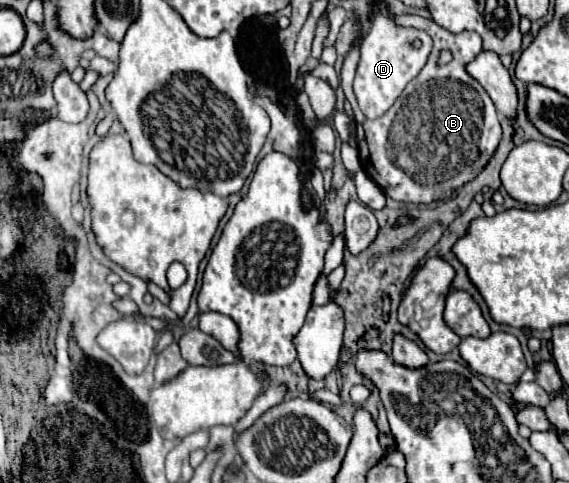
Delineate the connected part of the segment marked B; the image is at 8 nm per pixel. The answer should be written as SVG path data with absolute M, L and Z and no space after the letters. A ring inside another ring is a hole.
M395 16L397 24L413 24L415 28L425 30L433 38L433 50L429 54L427 64L423 70L407 84L407 88L401 94L401 108L393 120L393 126L389 130L389 116L385 118L375 118L367 120L357 106L355 94L353 94L353 78L357 72L359 64L359 50L357 46L349 52L343 64L343 90L347 96L347 102L353 108L355 122L357 122L357 144L359 144L359 156L363 162L363 170L381 186L385 196L393 200L403 200L403 202L435 202L435 200L447 200L451 198L463 184L471 182L493 158L499 140L501 140L501 122L497 116L497 110L489 98L489 94L483 90L483 86L469 76L467 64L469 60L475 60L475 56L481 52L481 38L477 32L461 32L461 34L451 34L433 20L421 18L421 16ZM441 50L451 50L453 60L447 66L437 66L437 56Z

